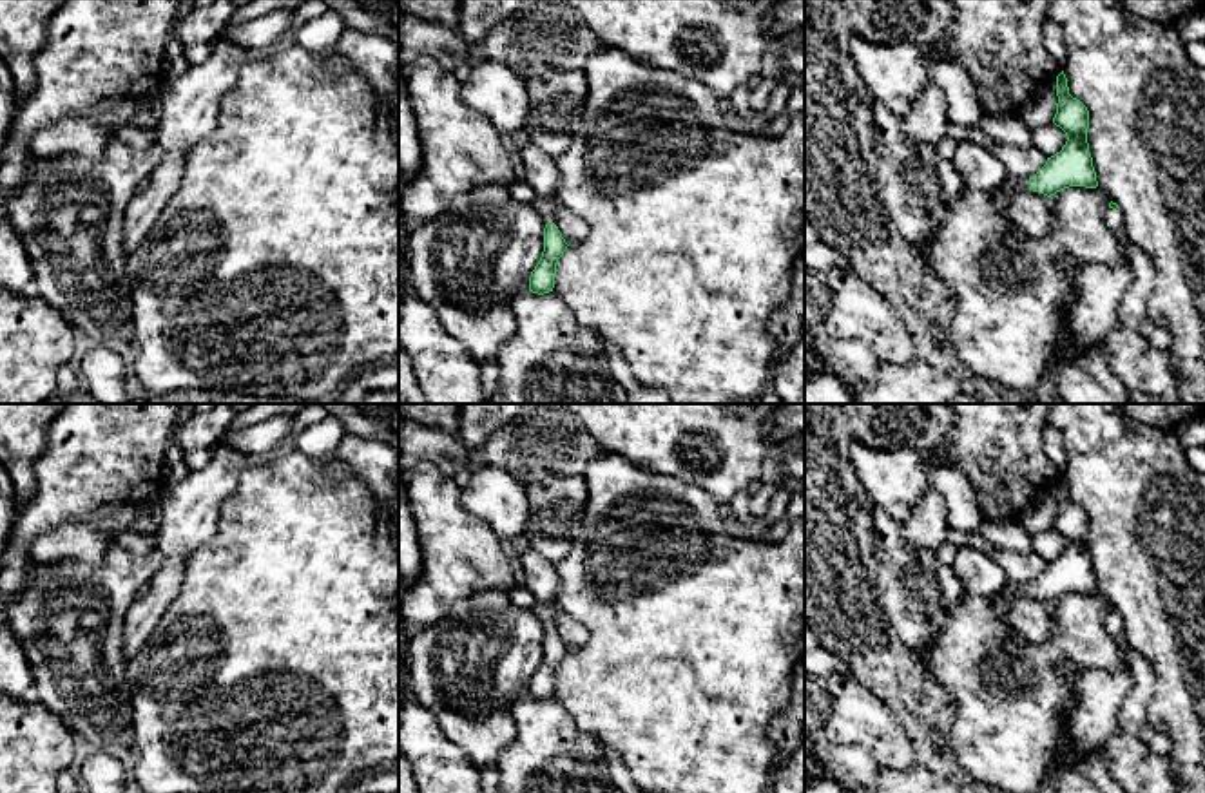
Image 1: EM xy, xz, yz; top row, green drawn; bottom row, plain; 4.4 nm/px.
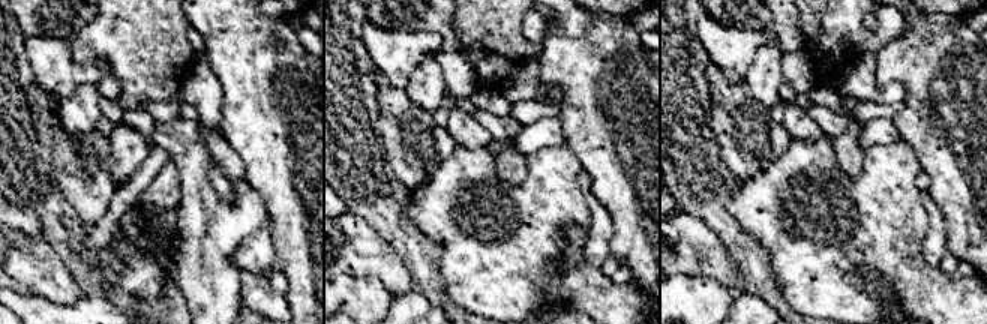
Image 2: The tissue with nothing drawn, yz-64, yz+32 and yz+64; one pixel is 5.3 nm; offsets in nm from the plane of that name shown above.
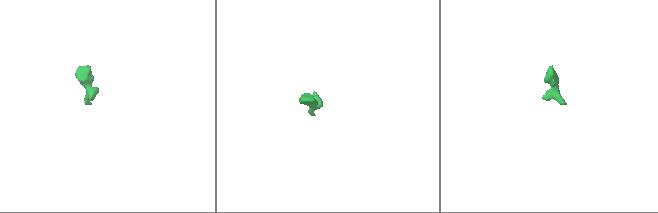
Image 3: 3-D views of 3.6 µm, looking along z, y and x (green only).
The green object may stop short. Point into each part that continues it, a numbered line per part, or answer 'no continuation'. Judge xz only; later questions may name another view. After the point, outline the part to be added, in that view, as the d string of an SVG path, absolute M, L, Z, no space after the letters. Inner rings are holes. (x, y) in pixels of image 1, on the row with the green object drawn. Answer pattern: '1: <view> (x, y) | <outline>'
1: xz (548, 207) | M536 196L533 199L533 206L540 212L540 215L545 221L545 225L554 223L554 214L558 210L558 201L554 197Z

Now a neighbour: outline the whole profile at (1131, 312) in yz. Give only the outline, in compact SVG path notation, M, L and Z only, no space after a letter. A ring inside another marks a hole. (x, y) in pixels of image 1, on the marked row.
M1127 239L1122 248L1129 253L1133 277L1118 302L1116 319L1125 328L1138 330L1147 319L1147 299L1152 286L1152 268L1147 257Z

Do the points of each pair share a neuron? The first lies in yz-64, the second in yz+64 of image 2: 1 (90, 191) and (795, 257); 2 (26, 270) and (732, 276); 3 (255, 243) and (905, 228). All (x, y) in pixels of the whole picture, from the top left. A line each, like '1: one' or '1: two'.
1: two
2: one
3: two

